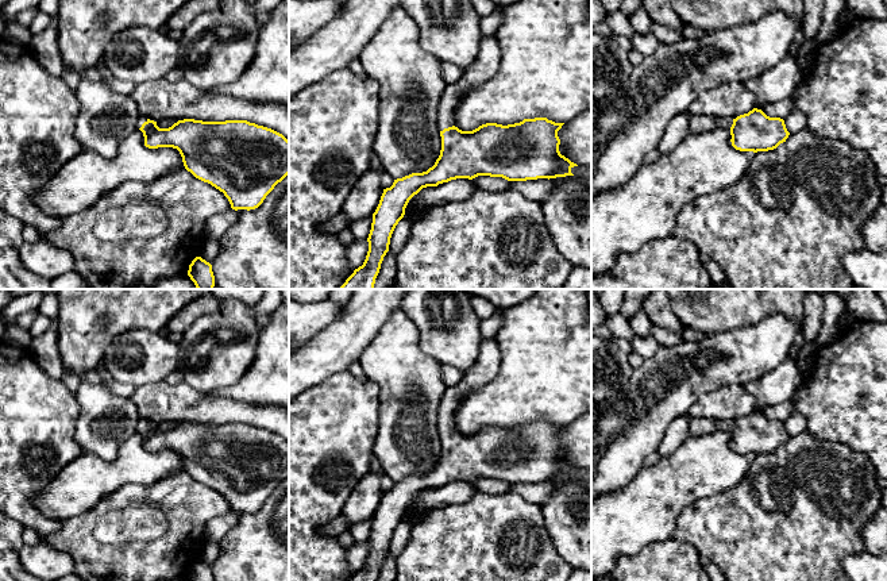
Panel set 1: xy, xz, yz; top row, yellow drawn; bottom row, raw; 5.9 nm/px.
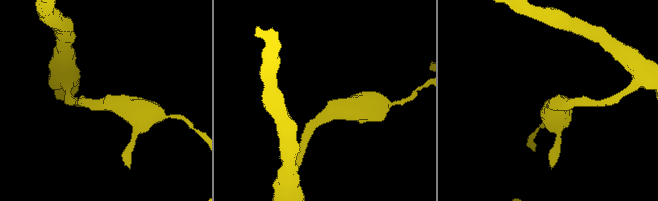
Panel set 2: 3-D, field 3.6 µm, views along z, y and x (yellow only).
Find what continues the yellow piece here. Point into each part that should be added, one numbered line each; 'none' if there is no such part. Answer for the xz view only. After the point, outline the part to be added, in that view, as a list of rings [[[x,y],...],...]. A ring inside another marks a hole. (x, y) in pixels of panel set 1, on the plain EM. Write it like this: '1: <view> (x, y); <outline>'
1: xz (488, 365); [[[494,338],[483,339],[475,363],[464,373],[458,385],[447,386],[439,404],[439,431],[454,428],[454,413],[460,401],[471,392],[491,382],[501,369],[501,351]]]

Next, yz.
1: yz (697, 426); [[[690,418],[689,434],[690,435],[705,435],[714,431],[730,431],[733,427],[732,420],[714,420],[705,418]]]

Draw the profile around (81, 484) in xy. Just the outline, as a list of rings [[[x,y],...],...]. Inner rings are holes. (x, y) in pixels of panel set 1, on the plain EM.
[[[138,431],[120,446],[113,461],[82,451],[35,496],[35,505],[43,516],[65,522],[92,509],[124,485],[151,486],[181,472],[185,469],[177,451],[146,450]]]

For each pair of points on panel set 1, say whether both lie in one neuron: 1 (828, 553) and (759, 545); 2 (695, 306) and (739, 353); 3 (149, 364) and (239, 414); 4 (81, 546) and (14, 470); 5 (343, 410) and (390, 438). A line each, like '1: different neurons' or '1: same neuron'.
1: same neuron
2: different neurons
3: different neurons
4: different neurons
5: different neurons

